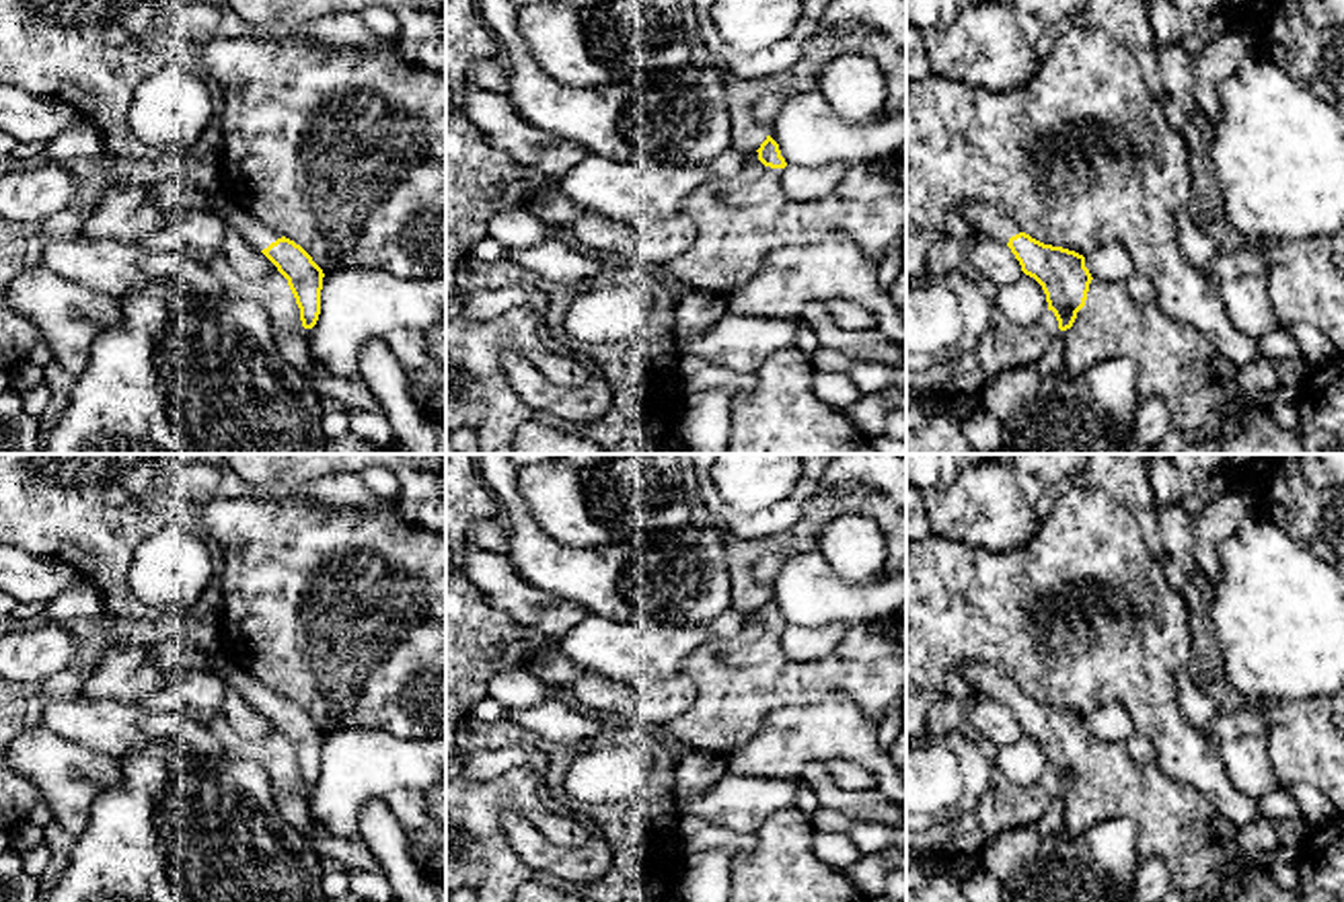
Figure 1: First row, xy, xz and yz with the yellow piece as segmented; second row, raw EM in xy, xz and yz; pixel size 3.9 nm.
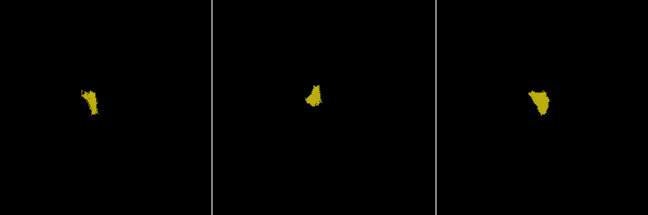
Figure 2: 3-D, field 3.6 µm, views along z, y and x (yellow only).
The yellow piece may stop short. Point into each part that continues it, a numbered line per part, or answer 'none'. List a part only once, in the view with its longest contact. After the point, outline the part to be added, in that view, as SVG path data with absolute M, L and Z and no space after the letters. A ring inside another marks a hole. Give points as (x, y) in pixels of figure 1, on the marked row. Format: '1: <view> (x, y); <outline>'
1: xy (255, 233); M232 205L224 216L224 222L242 234L242 238L257 251L267 249L271 242L282 238L273 228L257 220L251 212Z
2: yz (1201, 387); M1091 279L1073 327L1056 335L1069 378L1104 360L1132 360L1136 394L1163 399L1171 429L1180 429L1188 446L1217 438L1217 454L1303 454L1299 427L1282 427L1270 409L1254 409L1229 358L1155 302L1136 302L1124 281Z

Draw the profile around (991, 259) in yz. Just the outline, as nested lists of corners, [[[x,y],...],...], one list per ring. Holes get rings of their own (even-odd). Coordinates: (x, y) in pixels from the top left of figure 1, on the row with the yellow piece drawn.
[[[976,234],[964,240],[966,259],[978,275],[997,288],[1017,281],[1023,271],[1011,249],[993,236]]]

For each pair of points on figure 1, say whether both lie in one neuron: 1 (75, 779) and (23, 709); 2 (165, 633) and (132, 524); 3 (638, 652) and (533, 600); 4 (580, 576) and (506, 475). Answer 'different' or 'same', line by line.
1: different
2: different
3: different
4: same

